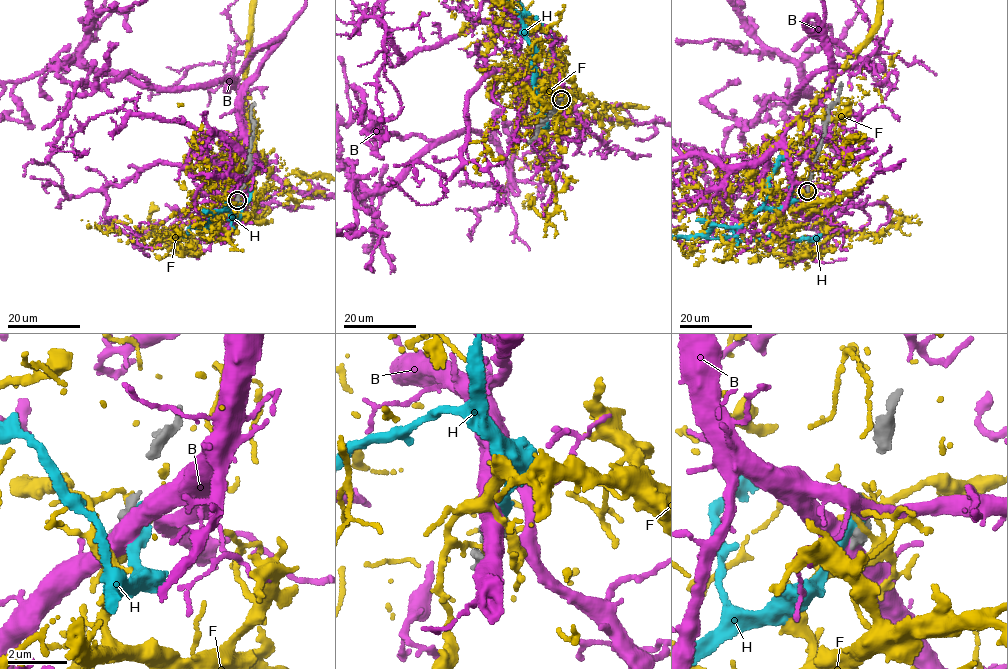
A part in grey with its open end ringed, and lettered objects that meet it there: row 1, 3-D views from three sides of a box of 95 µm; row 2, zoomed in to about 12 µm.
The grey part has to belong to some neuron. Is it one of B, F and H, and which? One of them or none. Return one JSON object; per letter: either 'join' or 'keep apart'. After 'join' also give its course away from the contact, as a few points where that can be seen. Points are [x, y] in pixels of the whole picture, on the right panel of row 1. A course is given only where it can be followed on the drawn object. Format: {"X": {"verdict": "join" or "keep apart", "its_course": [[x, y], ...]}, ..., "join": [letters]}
{"B": {"verdict": "keep apart"}, "F": {"verdict": "keep apart"}, "H": {"verdict": "keep apart"}, "join": []}

